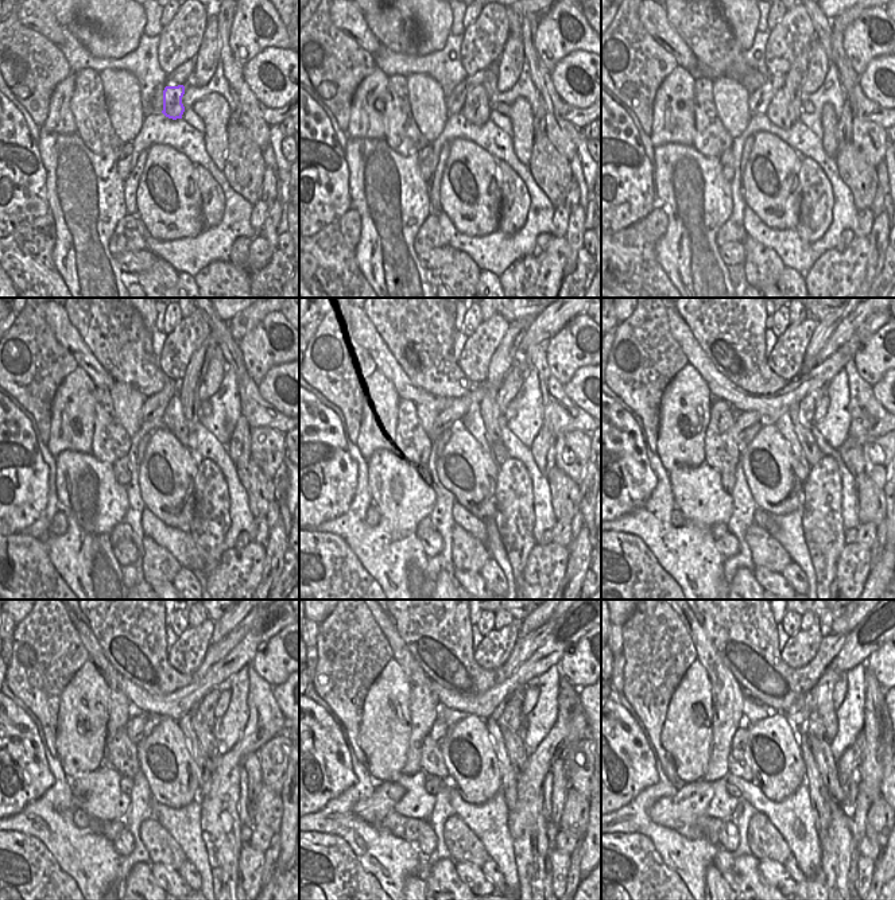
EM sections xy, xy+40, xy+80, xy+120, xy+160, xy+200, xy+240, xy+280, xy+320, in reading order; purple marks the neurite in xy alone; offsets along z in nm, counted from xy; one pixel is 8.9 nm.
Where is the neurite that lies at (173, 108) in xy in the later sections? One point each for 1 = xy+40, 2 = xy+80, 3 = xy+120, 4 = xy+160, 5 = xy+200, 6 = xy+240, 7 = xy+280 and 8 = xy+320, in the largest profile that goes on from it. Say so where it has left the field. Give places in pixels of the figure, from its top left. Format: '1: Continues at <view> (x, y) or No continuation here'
1: Continues at xy+40 (476, 109)
2: Continues at xy+80 (778, 112)
3: Continues at xy+120 (174, 418)
4: Continues at xy+160 (473, 422)
5: Continues at xy+200 (812, 453)
6: Continues at xy+240 (205, 761)
7: Continues at xy+280 (508, 771)
8: Continues at xy+320 (822, 803).

